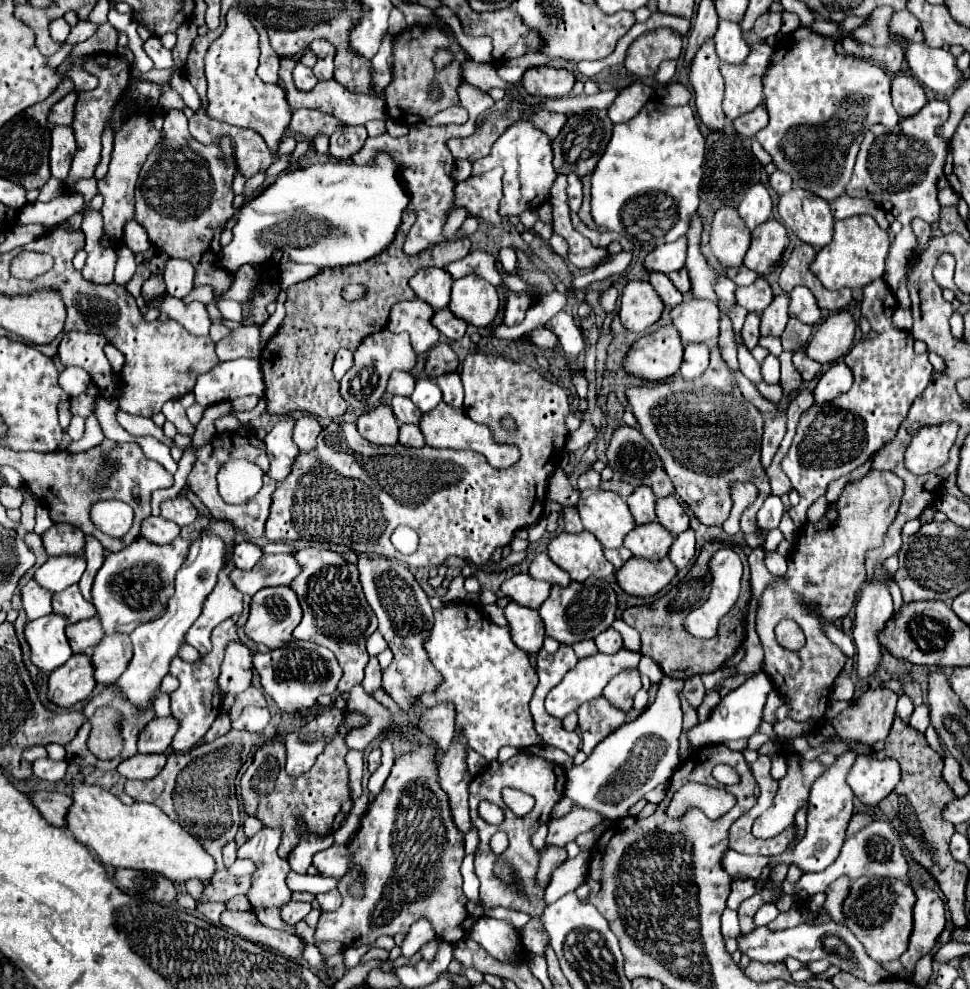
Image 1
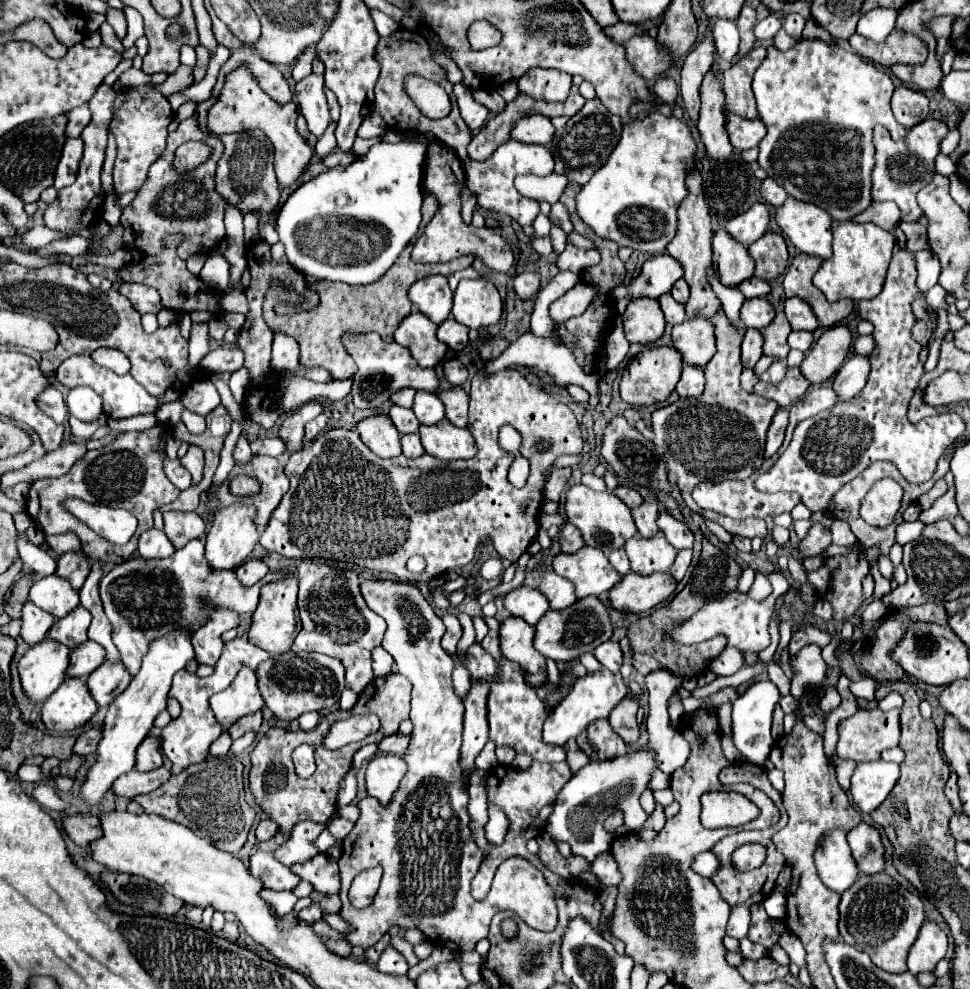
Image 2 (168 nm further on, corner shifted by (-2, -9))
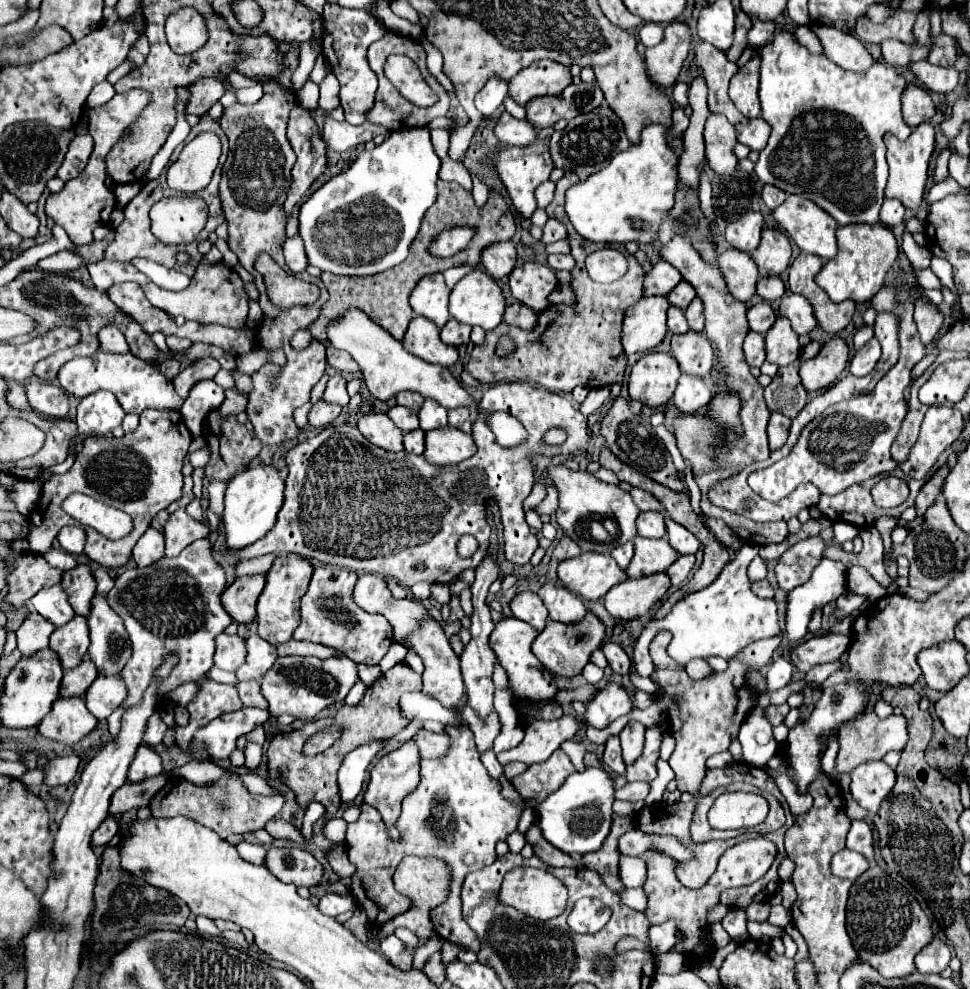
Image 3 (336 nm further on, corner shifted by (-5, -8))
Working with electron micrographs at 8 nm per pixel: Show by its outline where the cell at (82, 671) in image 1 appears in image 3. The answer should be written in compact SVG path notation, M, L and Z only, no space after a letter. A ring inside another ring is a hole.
M59 697L37 731L63 745L79 743L87 733L97 727L97 719L85 707L83 697Z

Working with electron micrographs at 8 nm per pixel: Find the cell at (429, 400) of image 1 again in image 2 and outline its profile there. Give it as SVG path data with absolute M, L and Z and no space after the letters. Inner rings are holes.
M418 392L412 410L416 412L416 418L420 420L420 424L426 424L426 426L438 424L444 418L442 400L430 392Z

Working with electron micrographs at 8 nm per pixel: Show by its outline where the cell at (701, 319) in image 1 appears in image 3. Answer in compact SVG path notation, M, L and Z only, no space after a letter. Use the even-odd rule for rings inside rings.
M687 331L673 335L671 353L683 373L697 377L707 377L715 363L715 349L705 331Z

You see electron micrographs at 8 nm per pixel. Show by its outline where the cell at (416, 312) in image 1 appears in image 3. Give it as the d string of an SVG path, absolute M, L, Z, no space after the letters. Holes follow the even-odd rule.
M413 317L409 329L403 337L403 347L421 357L427 363L439 363L443 367L451 367L457 361L457 347L445 345L439 339L439 329L433 321L425 317Z

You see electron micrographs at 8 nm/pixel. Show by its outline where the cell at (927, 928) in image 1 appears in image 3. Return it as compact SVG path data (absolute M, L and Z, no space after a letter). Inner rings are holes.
M933 937L933 941L917 953L915 965L919 973L941 973L949 965L949 959L951 959L949 945L939 937Z

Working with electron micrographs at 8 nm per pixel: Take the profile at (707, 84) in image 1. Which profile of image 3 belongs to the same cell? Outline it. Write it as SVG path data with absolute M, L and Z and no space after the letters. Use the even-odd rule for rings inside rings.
M711 113L705 123L705 157L717 175L731 175L737 157L733 153L737 139L735 127L721 113Z

